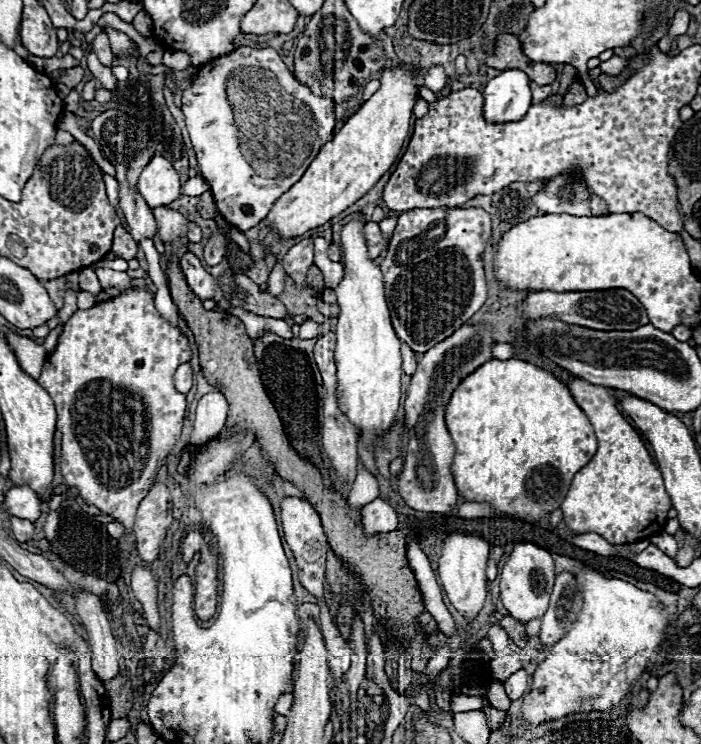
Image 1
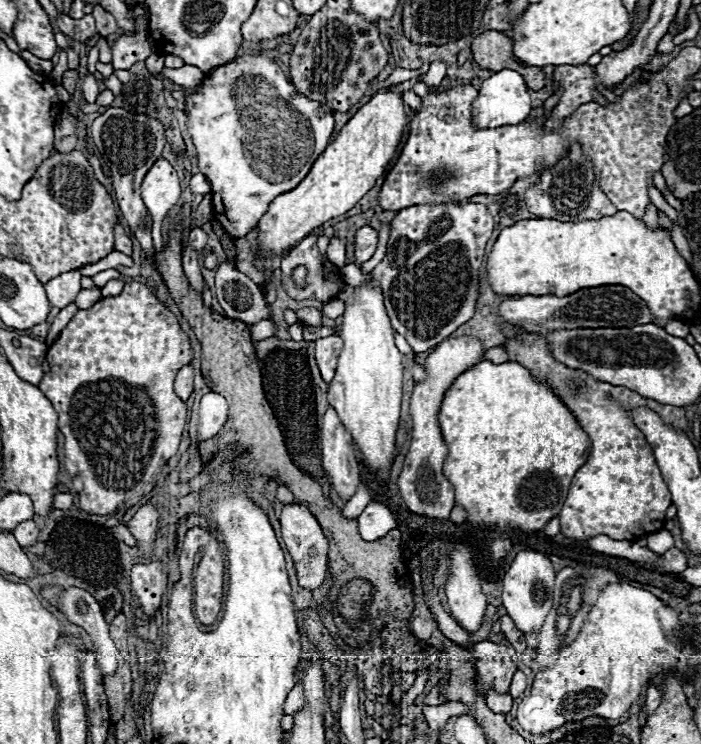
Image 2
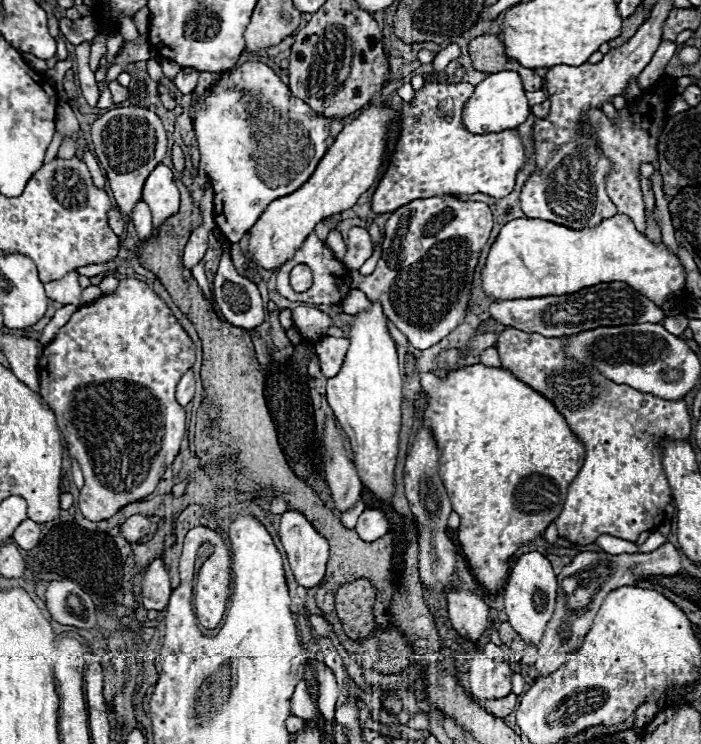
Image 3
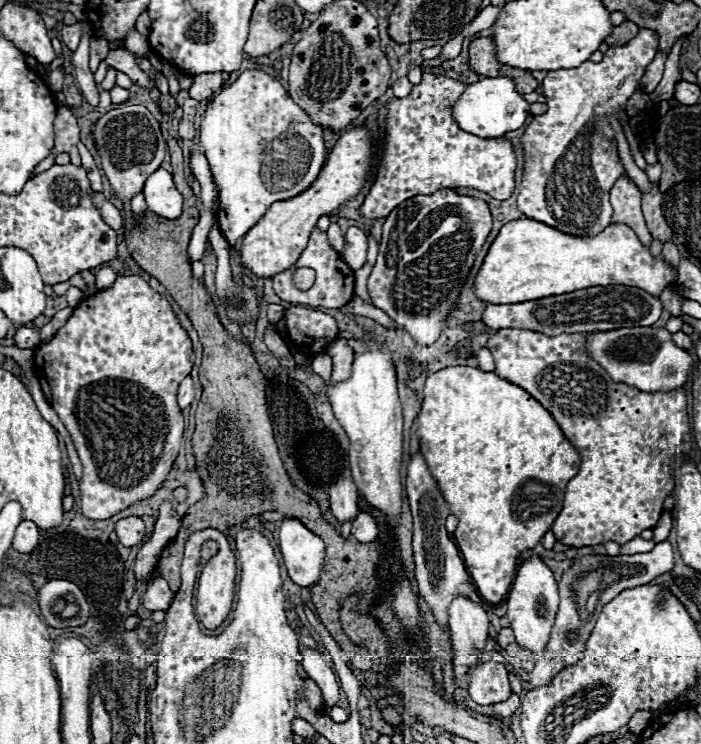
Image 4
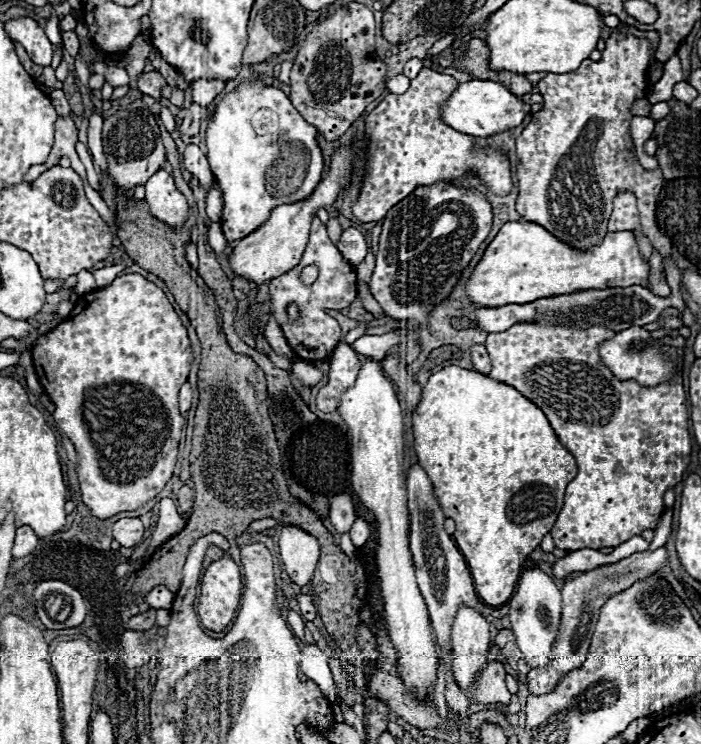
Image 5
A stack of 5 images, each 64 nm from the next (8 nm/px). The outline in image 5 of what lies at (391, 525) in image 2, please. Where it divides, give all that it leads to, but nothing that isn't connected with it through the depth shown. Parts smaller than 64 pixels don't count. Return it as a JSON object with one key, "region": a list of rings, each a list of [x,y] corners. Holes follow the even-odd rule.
{"region":[[[356,520],[354,522],[354,526],[350,528],[350,538],[352,538],[352,542],[354,542],[354,546],[356,548],[360,548],[360,546],[364,546],[366,544],[366,540],[370,538],[370,534],[372,534],[372,528],[370,528],[370,524],[366,524],[364,520]]]}

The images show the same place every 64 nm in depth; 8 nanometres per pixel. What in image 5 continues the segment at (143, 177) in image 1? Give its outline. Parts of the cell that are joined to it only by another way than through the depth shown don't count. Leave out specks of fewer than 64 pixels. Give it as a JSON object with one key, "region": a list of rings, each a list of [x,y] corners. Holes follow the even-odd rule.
{"region":[[[158,170],[146,182],[146,198],[144,202],[150,206],[150,214],[170,226],[172,230],[182,228],[188,218],[188,200],[186,196],[174,186],[172,174]]]}

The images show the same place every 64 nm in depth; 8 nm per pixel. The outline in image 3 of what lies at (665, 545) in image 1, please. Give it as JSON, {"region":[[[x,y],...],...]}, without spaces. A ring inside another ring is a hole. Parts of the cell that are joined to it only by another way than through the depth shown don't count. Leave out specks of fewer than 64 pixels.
{"region":[[[652,532],[650,538],[648,538],[644,544],[638,544],[638,542],[636,542],[636,546],[638,546],[640,552],[652,552],[652,550],[656,550],[660,544],[664,544],[664,542],[666,542],[666,536],[662,536],[662,534],[658,534],[658,532]]]}

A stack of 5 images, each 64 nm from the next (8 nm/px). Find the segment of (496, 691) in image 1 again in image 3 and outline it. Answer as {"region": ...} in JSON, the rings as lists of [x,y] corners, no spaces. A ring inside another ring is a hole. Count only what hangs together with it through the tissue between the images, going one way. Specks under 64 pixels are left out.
{"region":[[[508,694],[502,700],[488,700],[486,702],[486,710],[498,718],[506,718],[518,704],[518,696],[516,694]]]}

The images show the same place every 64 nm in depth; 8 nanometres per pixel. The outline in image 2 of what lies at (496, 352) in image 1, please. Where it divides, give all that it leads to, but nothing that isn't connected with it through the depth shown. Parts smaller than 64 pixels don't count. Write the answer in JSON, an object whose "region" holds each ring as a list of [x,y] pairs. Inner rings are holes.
{"region":[[[494,346],[494,348],[488,348],[486,352],[484,352],[484,360],[488,360],[488,362],[492,362],[492,364],[504,364],[506,360],[508,360],[508,356],[506,356],[506,352],[504,352],[504,348],[502,346]]]}

